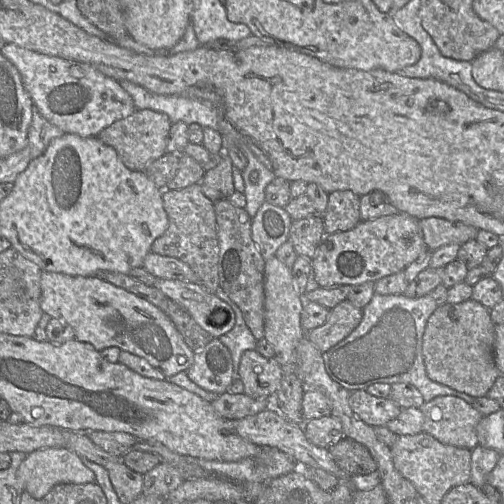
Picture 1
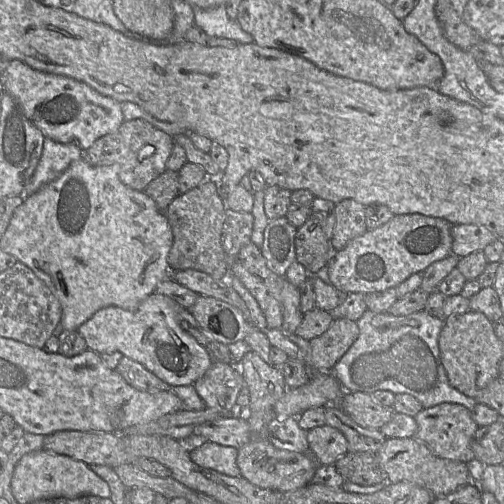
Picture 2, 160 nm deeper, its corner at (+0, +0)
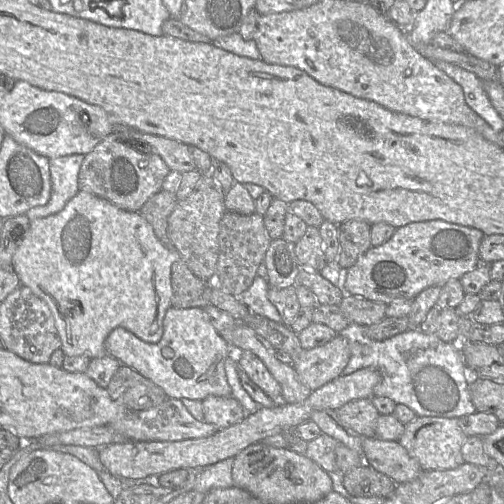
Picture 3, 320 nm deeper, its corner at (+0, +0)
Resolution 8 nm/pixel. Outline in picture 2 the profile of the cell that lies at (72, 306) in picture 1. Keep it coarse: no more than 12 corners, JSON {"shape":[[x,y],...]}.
{"shape":[[154,292],[133,311],[98,310],[77,332],[121,352],[172,387],[212,363]]}

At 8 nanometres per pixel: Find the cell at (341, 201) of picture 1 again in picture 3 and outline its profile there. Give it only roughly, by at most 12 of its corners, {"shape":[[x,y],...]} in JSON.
{"shape":[[339,224],[338,264],[355,264],[371,244],[371,225]]}

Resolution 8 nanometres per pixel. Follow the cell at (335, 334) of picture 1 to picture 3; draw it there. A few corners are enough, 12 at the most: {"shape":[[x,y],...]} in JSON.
{"shape":[[337,333],[293,367],[314,391],[342,375],[349,342]]}

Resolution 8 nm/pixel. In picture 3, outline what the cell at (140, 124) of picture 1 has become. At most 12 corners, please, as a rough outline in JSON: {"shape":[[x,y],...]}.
{"shape":[[113,131],[84,156],[79,190],[139,212],[170,172]]}

